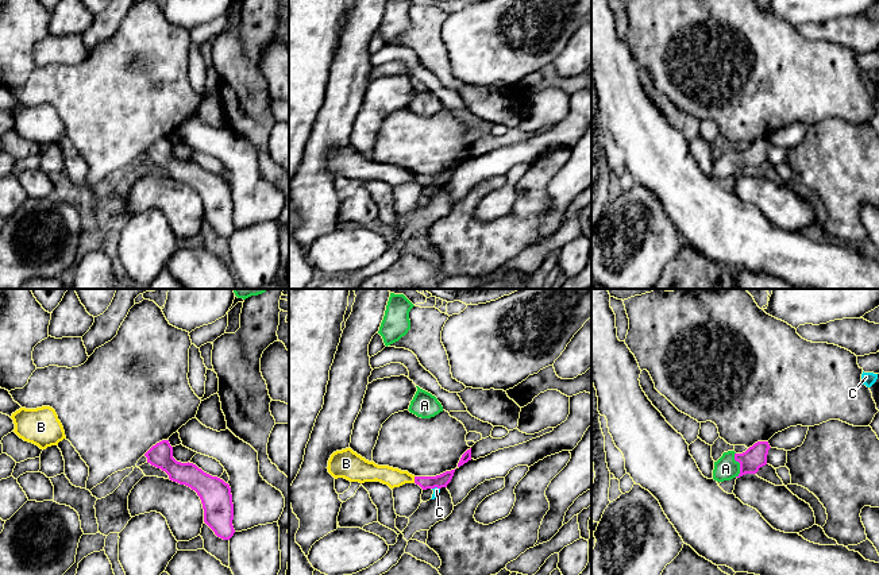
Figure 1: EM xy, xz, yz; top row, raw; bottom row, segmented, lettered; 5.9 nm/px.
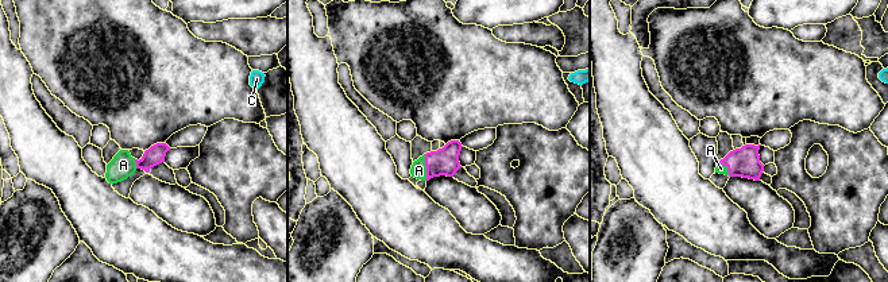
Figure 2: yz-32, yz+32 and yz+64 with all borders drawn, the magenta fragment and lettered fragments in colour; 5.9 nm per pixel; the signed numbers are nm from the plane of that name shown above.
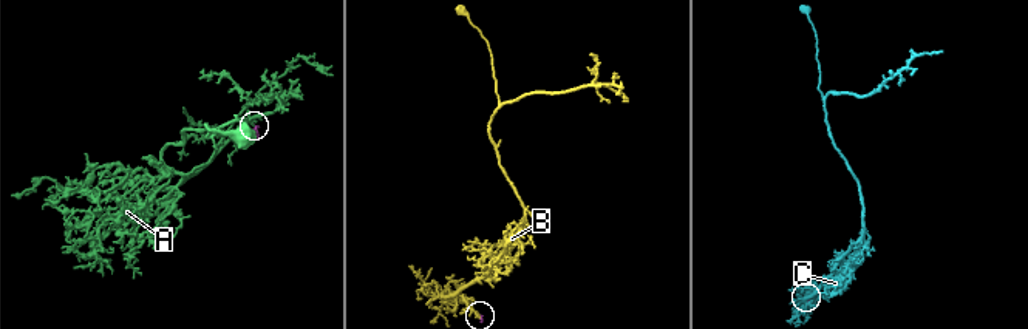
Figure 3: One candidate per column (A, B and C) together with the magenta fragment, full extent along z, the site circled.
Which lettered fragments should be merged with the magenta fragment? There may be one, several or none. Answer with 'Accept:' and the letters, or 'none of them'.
Accept: A

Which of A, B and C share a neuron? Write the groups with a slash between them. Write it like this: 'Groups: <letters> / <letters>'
Groups: A / B / C

